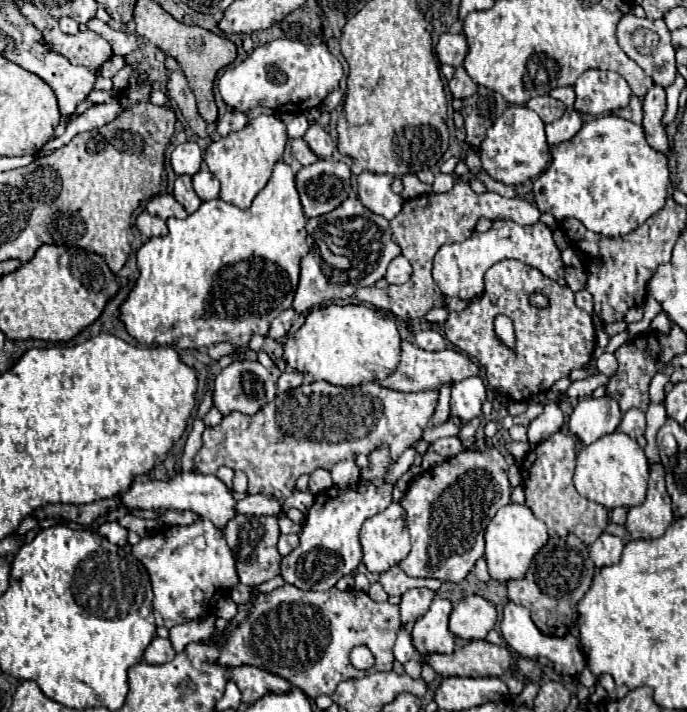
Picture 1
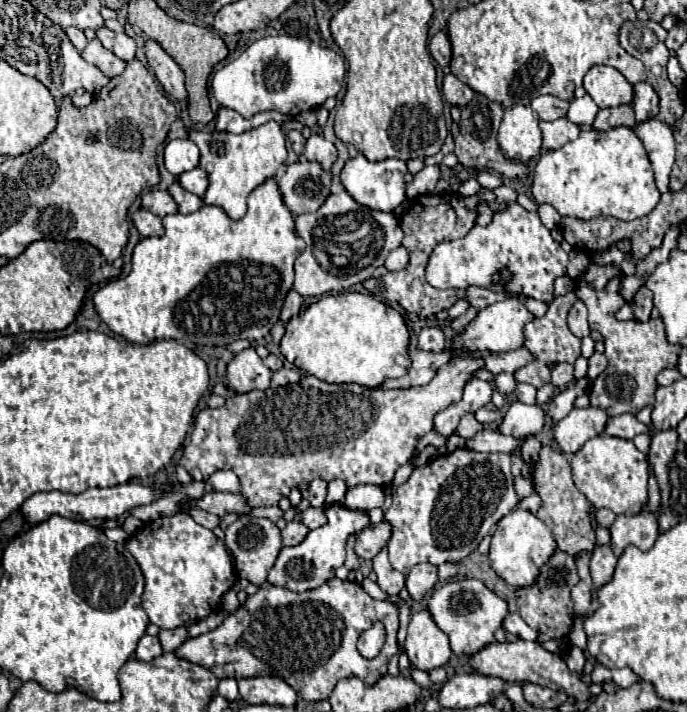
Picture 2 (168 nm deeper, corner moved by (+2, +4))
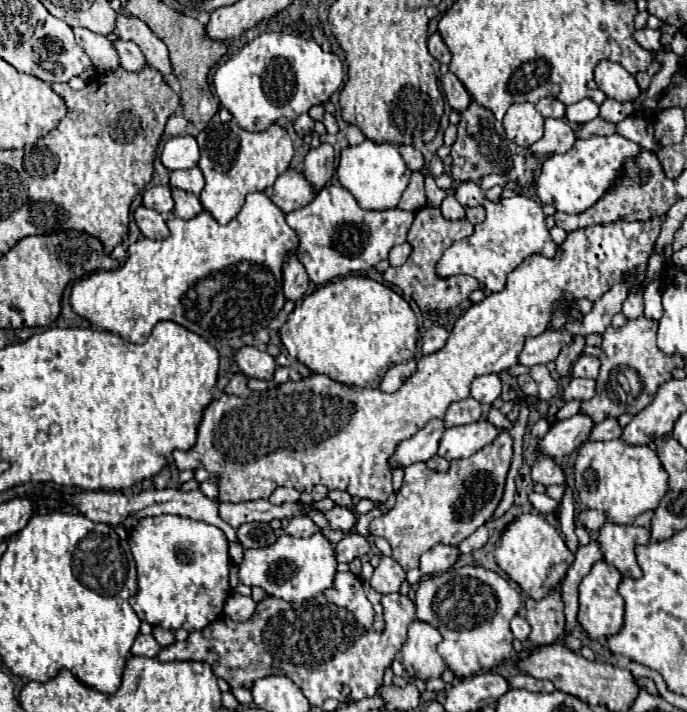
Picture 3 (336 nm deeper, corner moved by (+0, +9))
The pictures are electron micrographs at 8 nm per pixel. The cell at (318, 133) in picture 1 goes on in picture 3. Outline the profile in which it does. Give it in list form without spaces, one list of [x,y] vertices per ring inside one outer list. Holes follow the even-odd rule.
[[[322,143],[316,149],[310,149],[310,153],[304,159],[304,175],[306,175],[306,181],[316,191],[326,187],[326,183],[334,175],[334,149],[328,143]]]

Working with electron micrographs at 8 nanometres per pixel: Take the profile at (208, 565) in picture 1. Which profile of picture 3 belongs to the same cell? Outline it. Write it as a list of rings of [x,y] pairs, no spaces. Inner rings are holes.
[[[180,515],[146,517],[140,519],[138,525],[132,529],[128,545],[138,569],[138,593],[130,597],[130,605],[140,617],[140,621],[170,631],[176,631],[180,627],[184,627],[186,631],[202,631],[206,625],[210,625],[214,619],[222,615],[224,601],[230,593],[228,573],[232,561],[228,555],[228,539],[218,527]]]

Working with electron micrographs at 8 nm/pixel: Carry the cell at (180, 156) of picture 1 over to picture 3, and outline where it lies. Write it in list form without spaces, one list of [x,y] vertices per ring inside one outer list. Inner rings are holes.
[[[190,135],[172,137],[172,139],[164,145],[162,155],[160,155],[162,165],[164,165],[168,171],[196,167],[196,165],[198,165],[198,159],[200,159],[200,149],[198,149],[196,139],[190,137]]]

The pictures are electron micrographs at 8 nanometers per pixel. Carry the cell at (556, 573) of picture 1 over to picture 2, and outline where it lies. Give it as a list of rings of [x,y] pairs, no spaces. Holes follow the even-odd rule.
[[[556,550],[550,560],[540,568],[540,574],[532,586],[524,586],[516,590],[516,602],[520,616],[524,622],[538,632],[538,642],[554,640],[554,638],[564,638],[568,636],[572,628],[572,600],[570,600],[570,590],[578,584],[578,568],[576,568],[576,556],[568,552]]]

